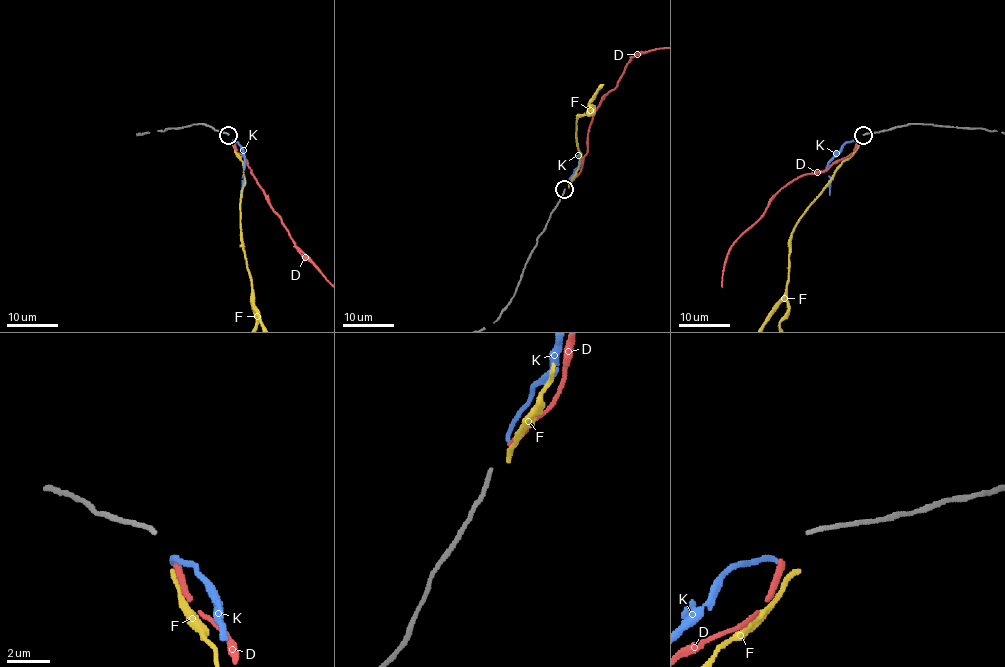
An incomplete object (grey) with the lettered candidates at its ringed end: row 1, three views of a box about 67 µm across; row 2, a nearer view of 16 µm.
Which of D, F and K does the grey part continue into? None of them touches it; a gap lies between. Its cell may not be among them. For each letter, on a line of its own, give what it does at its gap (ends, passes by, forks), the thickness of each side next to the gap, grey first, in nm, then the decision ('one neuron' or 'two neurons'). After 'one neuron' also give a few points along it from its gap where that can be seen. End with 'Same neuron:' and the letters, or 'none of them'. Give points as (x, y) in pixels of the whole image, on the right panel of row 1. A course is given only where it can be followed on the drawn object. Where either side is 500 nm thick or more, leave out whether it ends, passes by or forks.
D: it ends | 200/300 nm | one neuron
F: it ends | 200/240 nm | two neurons
K: it ends | 200/200 nm | two neurons
Same neuron: D

